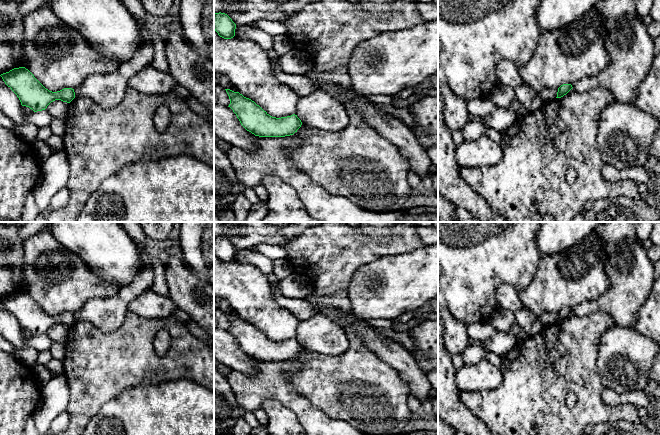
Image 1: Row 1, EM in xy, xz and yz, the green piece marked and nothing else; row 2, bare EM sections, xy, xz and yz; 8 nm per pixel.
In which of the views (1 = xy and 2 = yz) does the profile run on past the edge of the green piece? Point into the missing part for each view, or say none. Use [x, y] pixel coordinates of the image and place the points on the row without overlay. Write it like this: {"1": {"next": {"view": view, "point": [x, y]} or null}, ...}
{"1": {"next": null}, "2": {"next": null}}

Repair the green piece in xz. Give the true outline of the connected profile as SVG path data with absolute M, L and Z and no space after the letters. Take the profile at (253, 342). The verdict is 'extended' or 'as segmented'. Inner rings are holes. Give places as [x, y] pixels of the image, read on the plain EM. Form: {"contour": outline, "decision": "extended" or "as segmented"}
{"contour": "M225 314L230 323L228 331L236 338L241 349L255 360L290 360L297 356L302 349L301 344L295 338L281 342L272 341L254 325L239 316Z", "decision": "as segmented"}

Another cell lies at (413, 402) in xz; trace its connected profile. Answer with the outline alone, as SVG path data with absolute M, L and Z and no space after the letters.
M412 394L409 395L408 400L407 400L407 404L408 404L409 409L412 412L418 410L419 407L421 406L420 400Z

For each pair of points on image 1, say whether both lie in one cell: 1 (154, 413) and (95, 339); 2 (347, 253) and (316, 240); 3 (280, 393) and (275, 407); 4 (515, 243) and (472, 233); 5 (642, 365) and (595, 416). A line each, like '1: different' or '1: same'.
1: different
2: same
3: different
4: same
5: different

